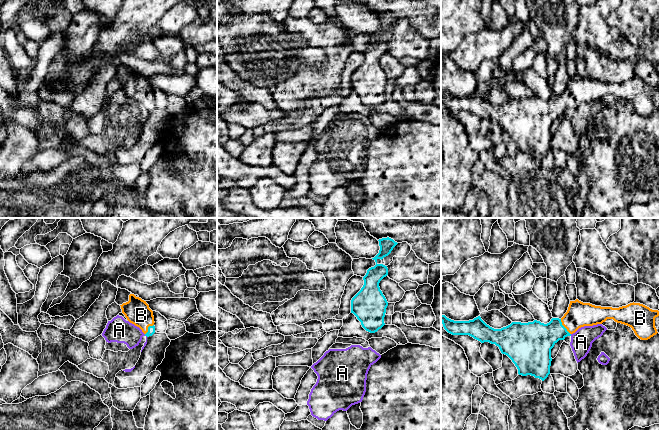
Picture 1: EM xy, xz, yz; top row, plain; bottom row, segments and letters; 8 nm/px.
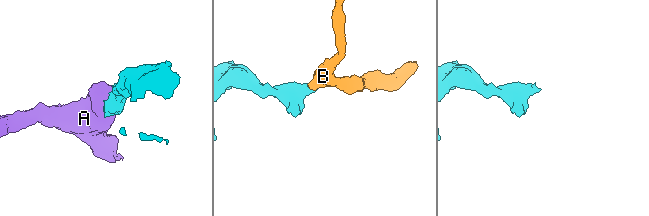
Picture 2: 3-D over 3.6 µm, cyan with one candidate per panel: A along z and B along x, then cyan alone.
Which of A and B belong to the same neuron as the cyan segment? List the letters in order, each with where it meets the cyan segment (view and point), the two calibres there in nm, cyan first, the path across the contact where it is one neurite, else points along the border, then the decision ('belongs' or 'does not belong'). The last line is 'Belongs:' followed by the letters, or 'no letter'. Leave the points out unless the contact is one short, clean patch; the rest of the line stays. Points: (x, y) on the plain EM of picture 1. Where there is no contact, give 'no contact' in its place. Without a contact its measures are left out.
A: contact xy (146, 111); calibres 60 and 200 nm; border xy (144, 110), (147, 112); does not belong
B: contact yz (564, 103); calibres 280 and 200 nm; way yz (536, 115), (564, 103), (579, 90); belongs
Belongs: B

